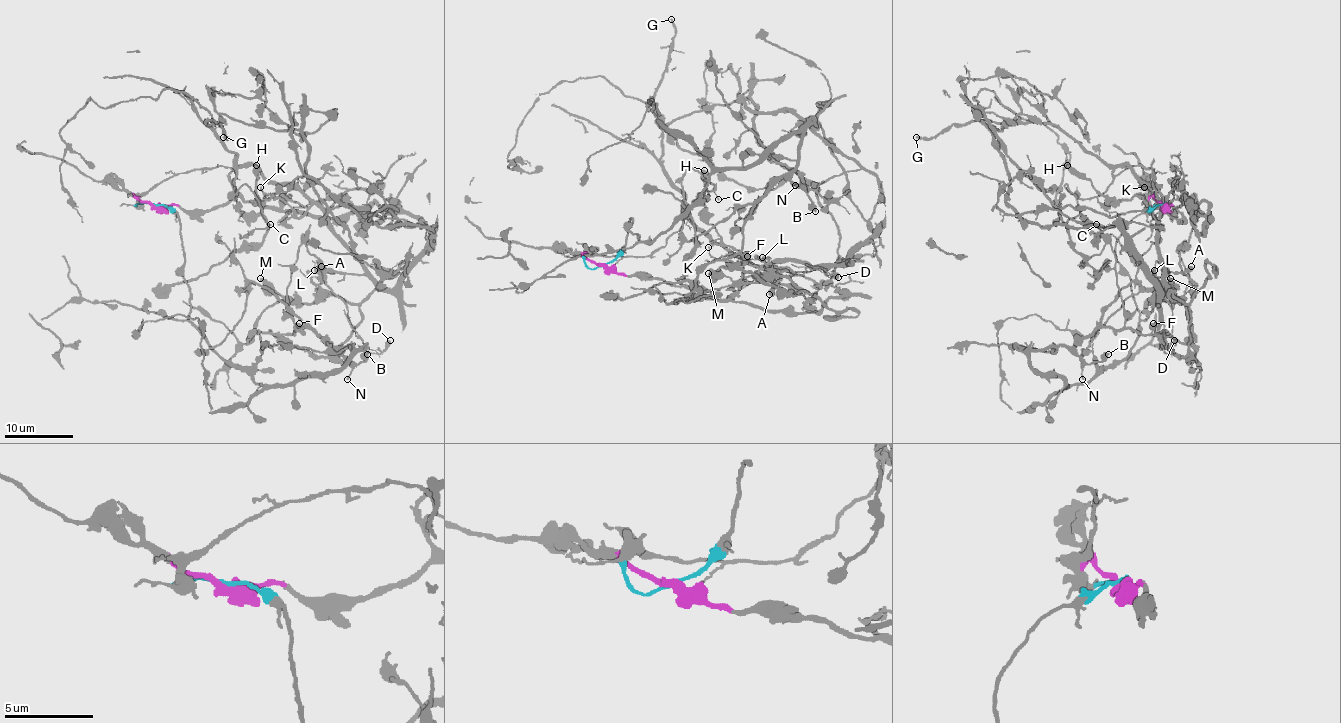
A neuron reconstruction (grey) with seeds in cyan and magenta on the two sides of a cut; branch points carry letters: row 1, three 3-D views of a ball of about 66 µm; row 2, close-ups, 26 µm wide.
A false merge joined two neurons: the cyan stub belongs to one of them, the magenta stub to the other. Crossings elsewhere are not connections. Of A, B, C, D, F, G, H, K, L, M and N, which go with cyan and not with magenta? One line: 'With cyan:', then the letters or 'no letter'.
With cyan: B, F, N

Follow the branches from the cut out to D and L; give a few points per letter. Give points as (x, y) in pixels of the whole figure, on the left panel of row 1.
D: (154, 205), (138, 195), (217, 166), (297, 186), (364, 271), (328, 271), (354, 331), (381, 352), (390, 340)
L: (154, 205), (138, 195), (173, 176), (254, 166), (297, 186), (364, 273), (328, 271), (321, 279), (314, 269)

